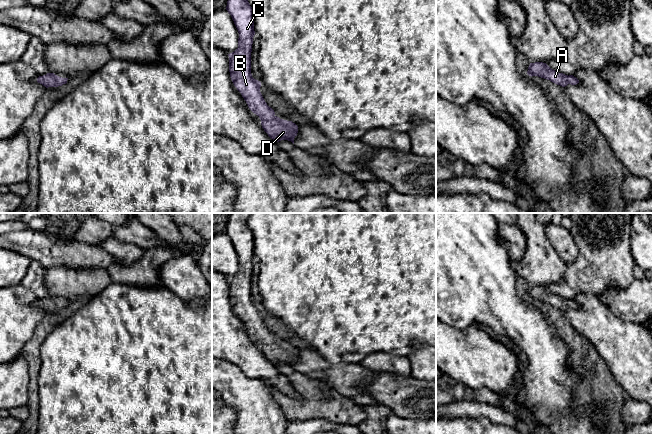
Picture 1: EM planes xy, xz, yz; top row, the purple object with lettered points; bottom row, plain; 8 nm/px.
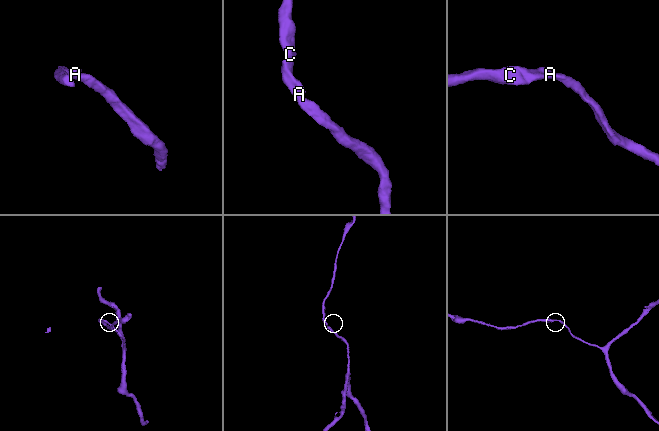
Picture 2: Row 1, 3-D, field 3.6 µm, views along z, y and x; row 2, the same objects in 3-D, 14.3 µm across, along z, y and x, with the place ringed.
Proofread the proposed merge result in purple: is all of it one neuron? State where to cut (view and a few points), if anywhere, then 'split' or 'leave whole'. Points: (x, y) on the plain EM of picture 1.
cut none; leave whole

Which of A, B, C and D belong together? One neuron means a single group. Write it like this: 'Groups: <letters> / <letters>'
Groups: A B C D

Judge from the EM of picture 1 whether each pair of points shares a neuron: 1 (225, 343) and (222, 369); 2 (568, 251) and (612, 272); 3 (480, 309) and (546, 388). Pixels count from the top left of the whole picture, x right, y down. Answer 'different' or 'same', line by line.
1: different
2: different
3: same

